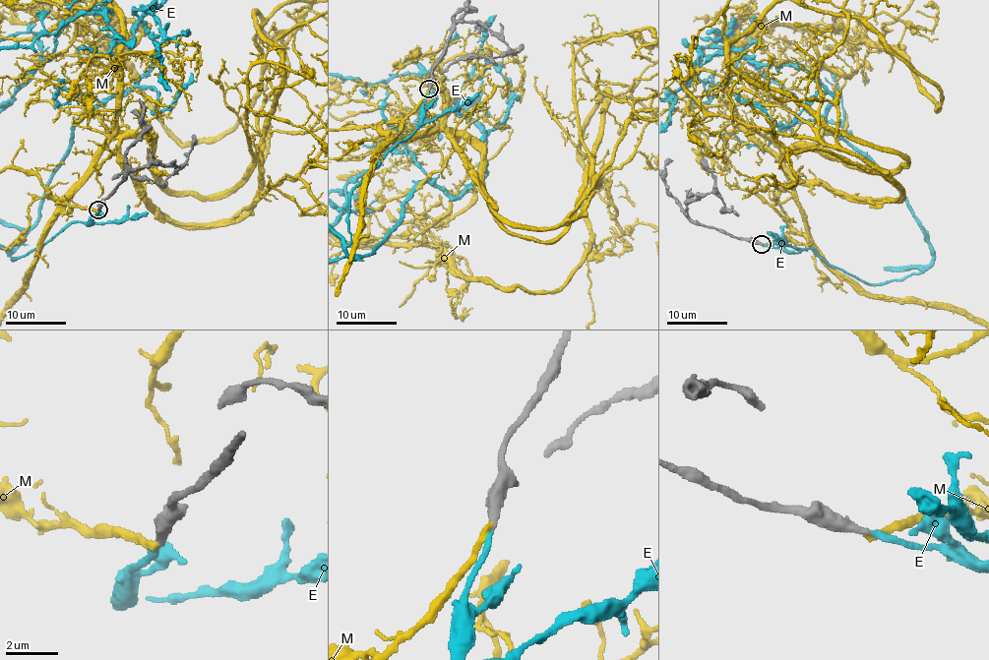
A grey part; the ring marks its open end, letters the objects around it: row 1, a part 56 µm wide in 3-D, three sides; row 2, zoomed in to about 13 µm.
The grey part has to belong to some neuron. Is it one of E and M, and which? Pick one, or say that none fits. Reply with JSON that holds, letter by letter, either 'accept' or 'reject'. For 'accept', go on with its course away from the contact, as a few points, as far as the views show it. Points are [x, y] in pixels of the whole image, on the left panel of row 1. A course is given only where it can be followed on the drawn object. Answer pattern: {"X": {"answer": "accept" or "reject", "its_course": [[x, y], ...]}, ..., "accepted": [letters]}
{"E": {"answer": "accept"}, "M": {"answer": "reject"}, "accepted": ["E"]}

